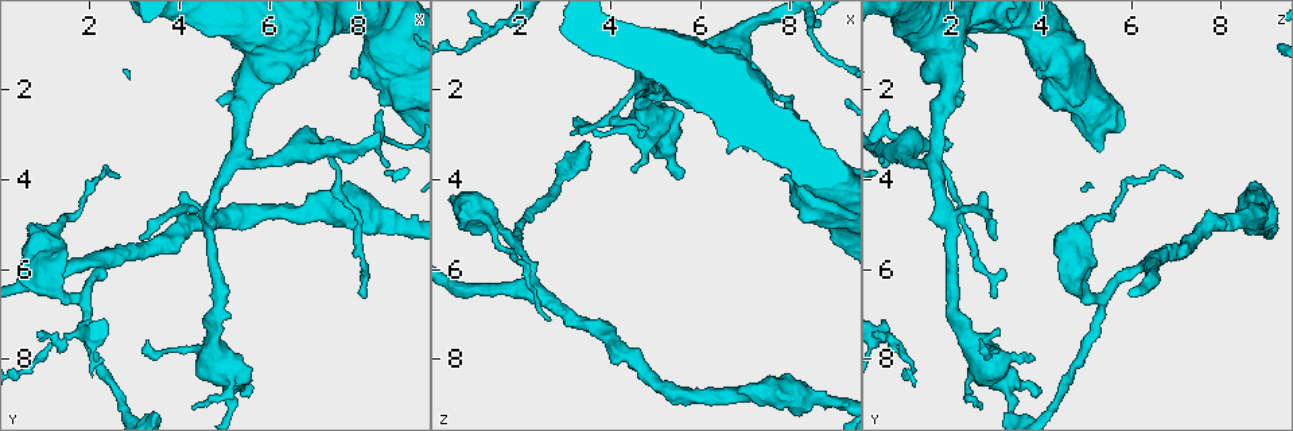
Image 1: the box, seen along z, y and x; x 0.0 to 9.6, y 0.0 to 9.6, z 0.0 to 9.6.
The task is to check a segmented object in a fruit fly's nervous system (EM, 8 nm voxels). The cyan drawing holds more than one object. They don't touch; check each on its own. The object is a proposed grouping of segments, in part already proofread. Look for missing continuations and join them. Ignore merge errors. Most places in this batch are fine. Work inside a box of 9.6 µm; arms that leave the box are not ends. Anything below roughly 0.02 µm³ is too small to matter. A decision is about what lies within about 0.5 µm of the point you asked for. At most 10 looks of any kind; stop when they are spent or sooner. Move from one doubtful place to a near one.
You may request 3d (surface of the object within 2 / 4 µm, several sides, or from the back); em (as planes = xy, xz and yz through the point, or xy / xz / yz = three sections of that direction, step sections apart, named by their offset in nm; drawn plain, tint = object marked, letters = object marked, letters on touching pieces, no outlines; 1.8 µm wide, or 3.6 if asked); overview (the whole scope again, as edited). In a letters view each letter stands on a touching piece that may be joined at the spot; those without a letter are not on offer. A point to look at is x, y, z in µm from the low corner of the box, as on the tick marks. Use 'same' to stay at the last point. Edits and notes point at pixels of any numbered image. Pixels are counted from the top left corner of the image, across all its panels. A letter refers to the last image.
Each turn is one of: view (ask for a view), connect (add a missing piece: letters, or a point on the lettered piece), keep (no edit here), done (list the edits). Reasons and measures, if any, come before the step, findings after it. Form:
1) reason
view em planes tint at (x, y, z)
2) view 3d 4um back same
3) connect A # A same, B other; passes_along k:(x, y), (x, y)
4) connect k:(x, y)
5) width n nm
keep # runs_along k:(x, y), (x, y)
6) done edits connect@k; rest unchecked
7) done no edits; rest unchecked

an open end
view 3d 4um at (2.65, 3.90, 7.15)

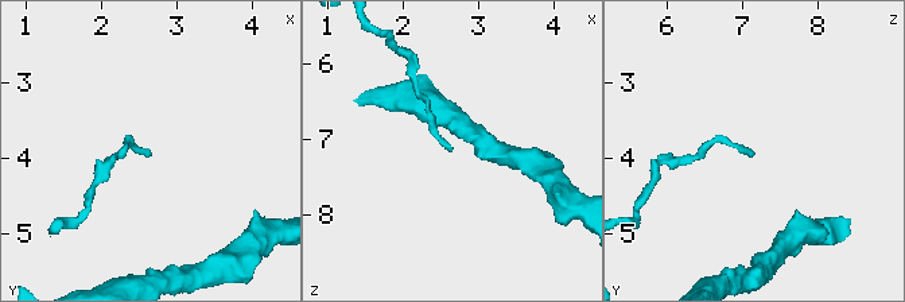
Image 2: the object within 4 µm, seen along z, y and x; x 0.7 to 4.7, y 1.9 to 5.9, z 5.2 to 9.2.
need the tissue
view em yz step 16 letters at (2.70, 3.95, 7.15)

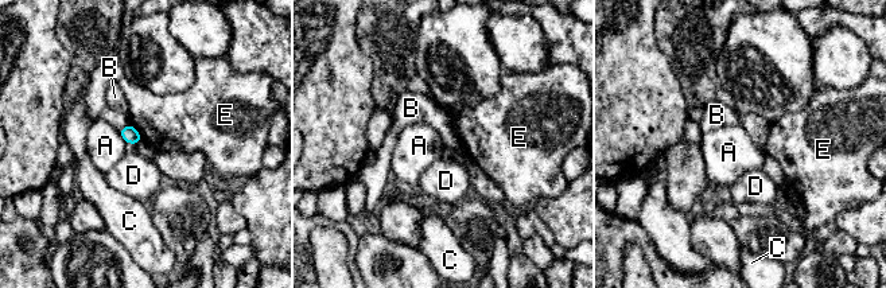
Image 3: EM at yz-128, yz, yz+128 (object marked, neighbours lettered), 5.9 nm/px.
view em planes letters same

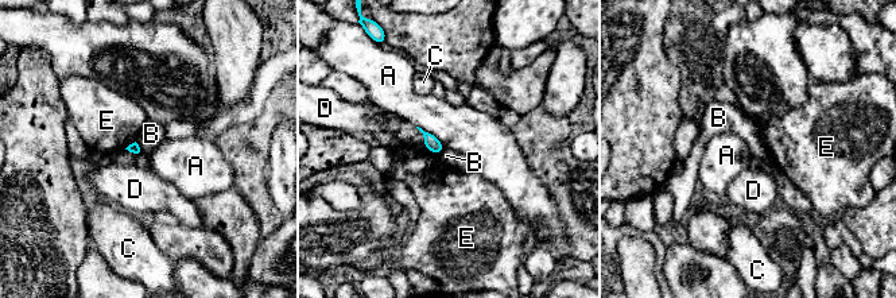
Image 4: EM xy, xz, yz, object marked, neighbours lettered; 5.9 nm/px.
keep # A other, B other, C other, D other, E other; border 4:(135, 142), (140, 151); no lettered piece goes on from it

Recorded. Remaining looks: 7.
view em 3.6um xy step 16 tint at (5.60, 1.95, 1.90)

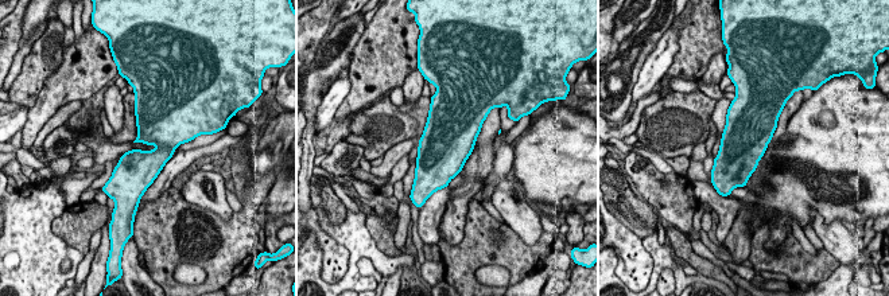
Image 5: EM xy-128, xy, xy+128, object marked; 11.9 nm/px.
view em 3.6um planes letters same

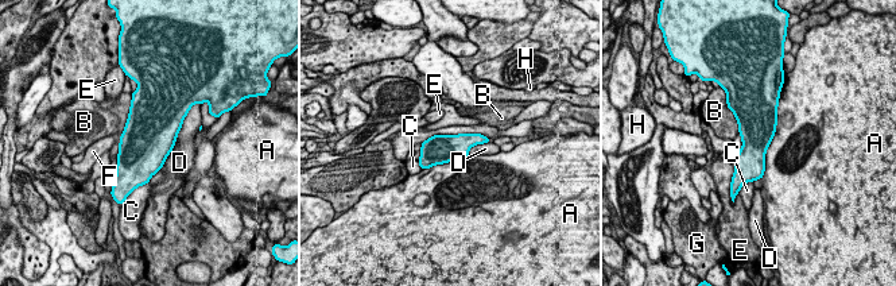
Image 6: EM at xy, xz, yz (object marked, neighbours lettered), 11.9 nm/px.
keep # A other, B other, C other, D other, E other, F other, G other, H other; border 6:(489, 138), (434, 134), (421, 145); no lettered piece goes on from it

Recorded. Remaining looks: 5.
free end
view 3d 4um at (7.35, 3.05, 1.85)

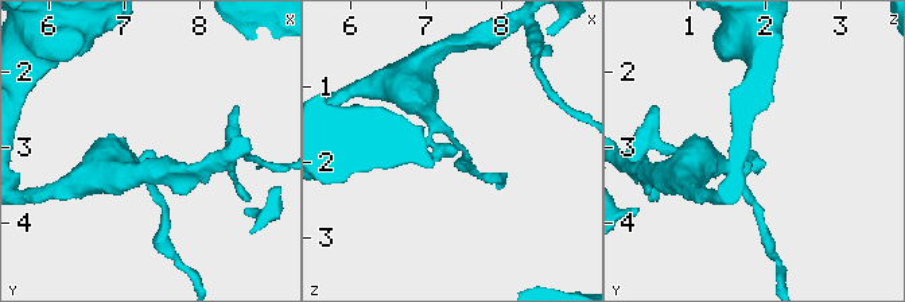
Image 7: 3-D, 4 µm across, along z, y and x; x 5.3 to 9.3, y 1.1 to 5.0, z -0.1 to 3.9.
view em planes letters at (7.35, 3.05, 1.85)

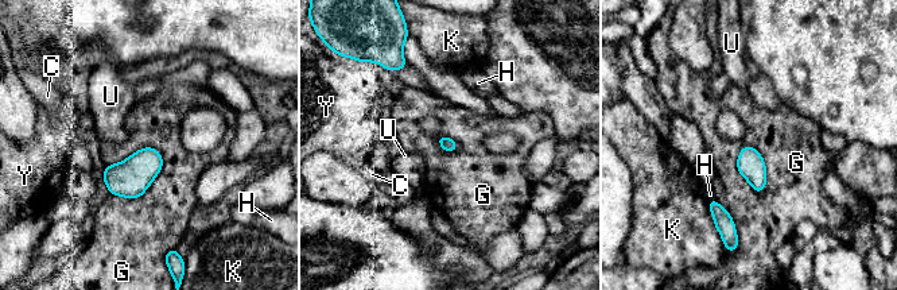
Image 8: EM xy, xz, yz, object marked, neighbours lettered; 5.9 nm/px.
keep # C other, G other, H other, K other, U other, Y other; border 8:(160, 153), (139, 197), (111, 194); none of them fits

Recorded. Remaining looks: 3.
view 3d 4um at (7.85, 1.65, 4.00)

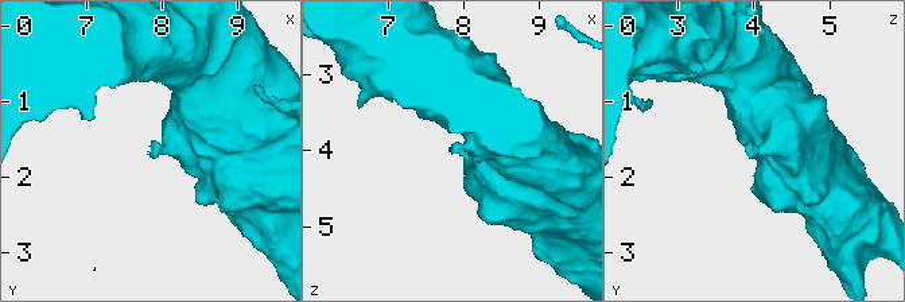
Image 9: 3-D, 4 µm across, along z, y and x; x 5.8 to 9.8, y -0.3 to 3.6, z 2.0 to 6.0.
now the EM
view em yz step 16 tint at (7.85, 1.70, 4.00)

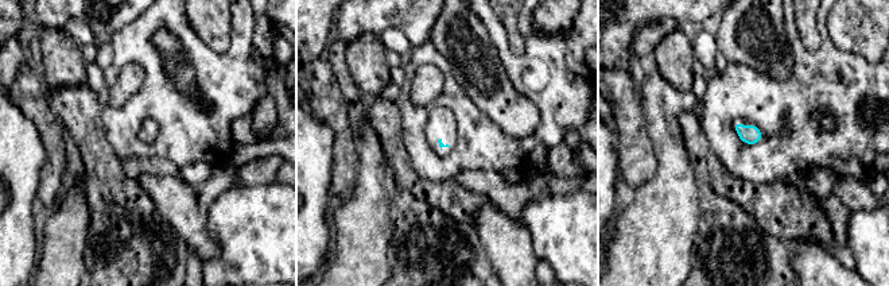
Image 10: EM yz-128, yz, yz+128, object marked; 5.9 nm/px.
view em planes letters same

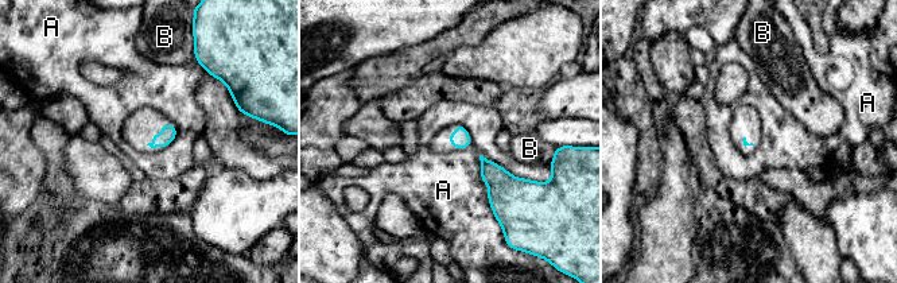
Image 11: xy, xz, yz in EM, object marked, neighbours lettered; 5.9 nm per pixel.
keep # A other, B other; border 11:(480, 154), (481, 179), (500, 223); none of them fits

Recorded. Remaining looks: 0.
done no edits; rest unchecked

